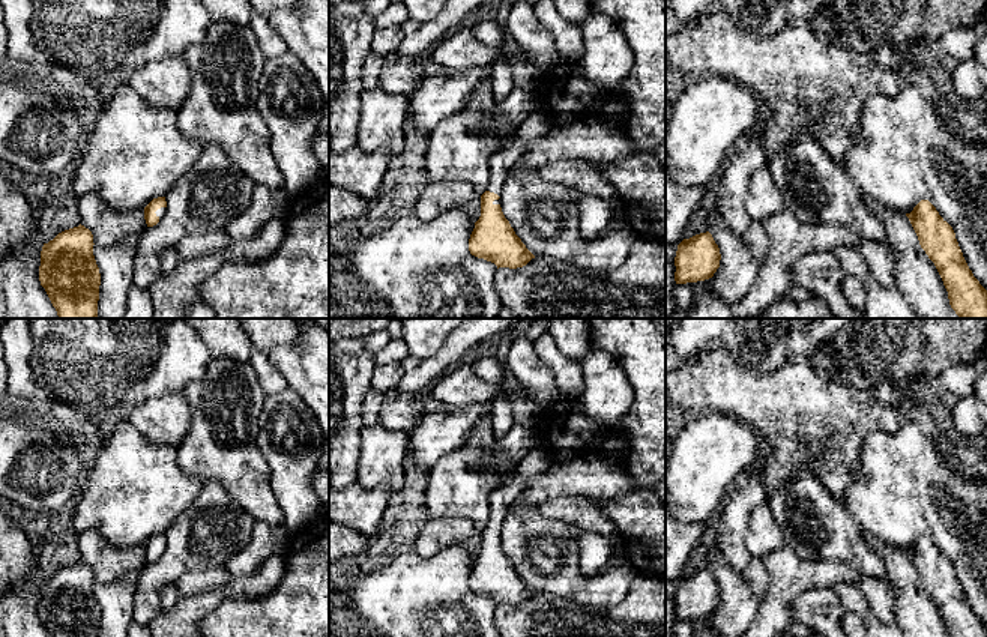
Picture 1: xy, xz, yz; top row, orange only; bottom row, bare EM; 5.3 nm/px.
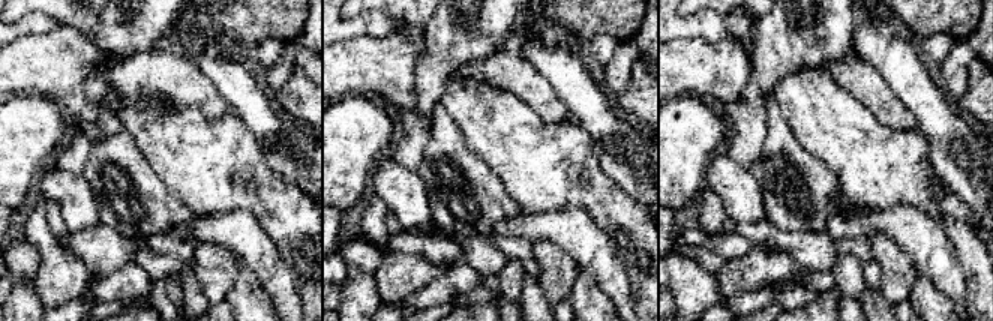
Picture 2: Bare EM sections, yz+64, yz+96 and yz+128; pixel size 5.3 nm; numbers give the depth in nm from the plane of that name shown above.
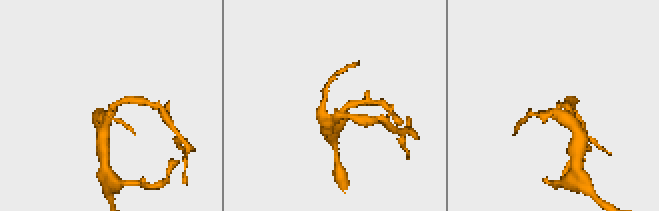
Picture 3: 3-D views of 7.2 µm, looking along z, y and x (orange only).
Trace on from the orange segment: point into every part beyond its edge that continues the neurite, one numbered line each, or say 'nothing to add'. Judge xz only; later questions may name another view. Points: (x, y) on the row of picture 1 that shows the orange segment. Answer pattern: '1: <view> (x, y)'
1: xz (537, 125)

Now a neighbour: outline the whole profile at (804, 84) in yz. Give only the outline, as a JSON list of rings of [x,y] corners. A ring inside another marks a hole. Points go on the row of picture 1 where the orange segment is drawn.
[[[720,14],[705,18],[697,26],[687,26],[666,36],[667,66],[682,72],[708,74],[736,81],[753,92],[763,116],[766,167],[769,158],[781,152],[795,134],[810,132],[834,162],[844,167],[846,153],[859,143],[859,116],[864,104],[874,95],[897,96],[903,81],[889,68],[882,66],[873,54],[846,50],[814,35],[810,26],[787,26],[771,36],[739,26],[733,18]]]

